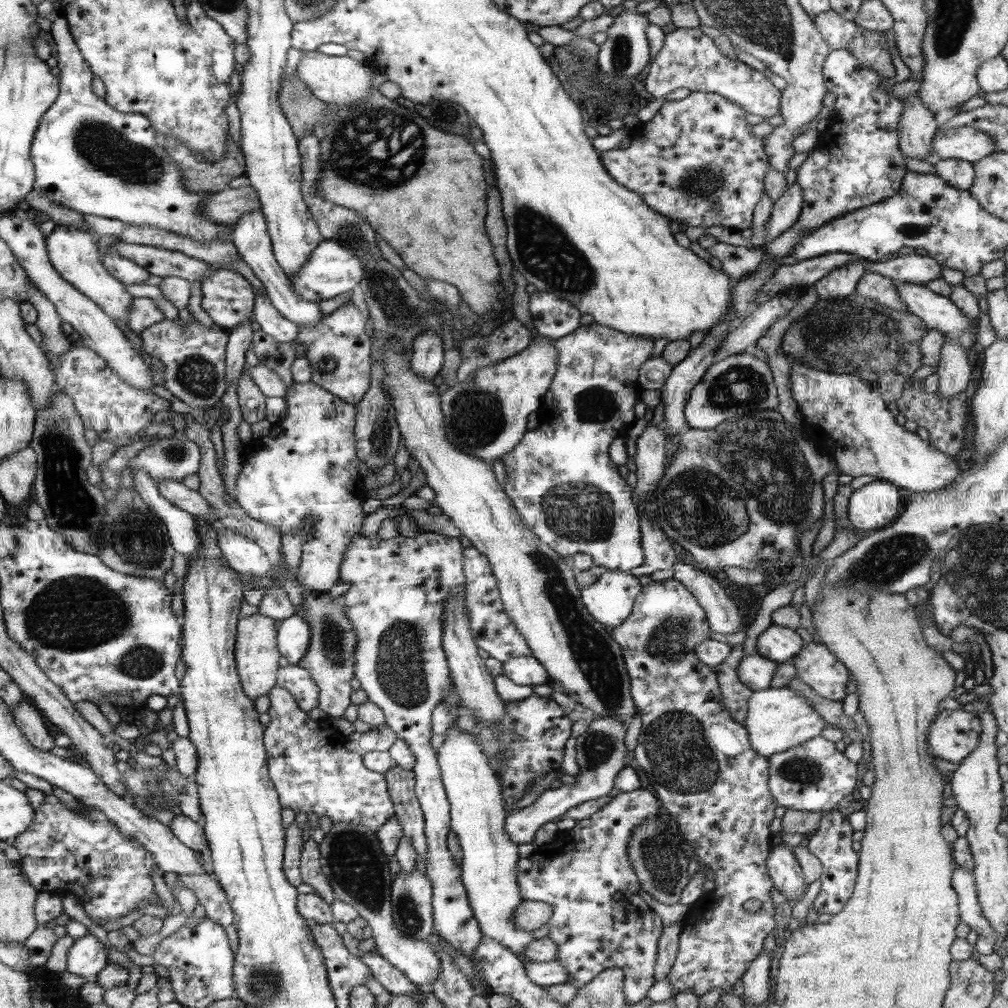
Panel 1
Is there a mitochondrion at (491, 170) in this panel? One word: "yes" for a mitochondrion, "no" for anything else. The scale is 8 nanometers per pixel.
no

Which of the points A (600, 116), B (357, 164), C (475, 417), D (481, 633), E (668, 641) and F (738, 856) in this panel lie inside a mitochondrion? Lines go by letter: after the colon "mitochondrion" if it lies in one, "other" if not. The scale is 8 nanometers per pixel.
A: other
B: mitochondrion
C: mitochondrion
D: other
E: mitochondrion
F: other

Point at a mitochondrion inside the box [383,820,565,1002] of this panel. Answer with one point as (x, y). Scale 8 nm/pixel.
(407, 910)

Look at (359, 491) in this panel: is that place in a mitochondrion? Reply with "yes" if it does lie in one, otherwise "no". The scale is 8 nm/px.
no

